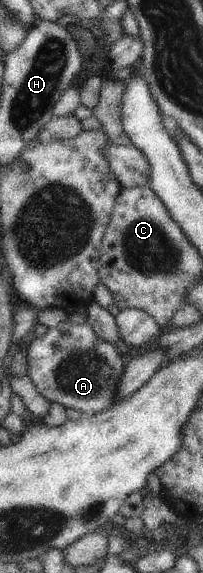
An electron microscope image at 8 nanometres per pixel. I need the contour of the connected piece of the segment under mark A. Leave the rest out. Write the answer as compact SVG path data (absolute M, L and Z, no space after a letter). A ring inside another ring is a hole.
M62 322L58 327L48 330L42 338L33 340L27 349L27 373L37 390L49 401L58 402L66 409L80 411L83 417L92 416L114 405L113 393L126 363L127 358L113 344L94 334L93 329L86 323Z

